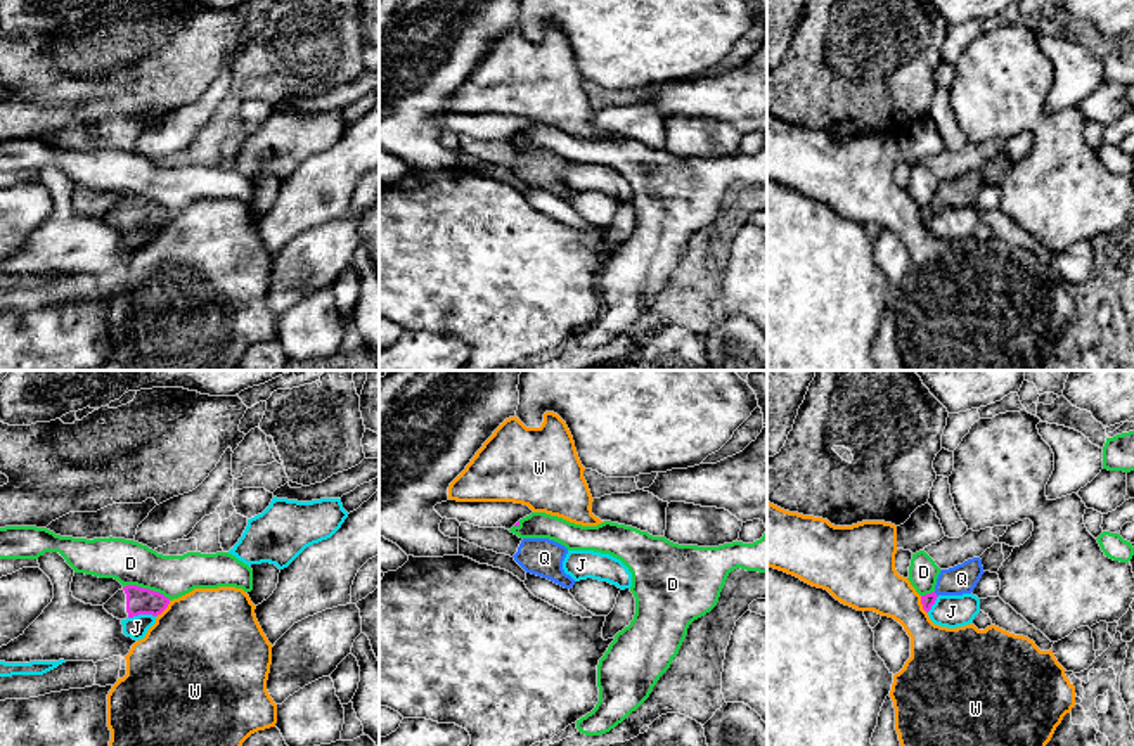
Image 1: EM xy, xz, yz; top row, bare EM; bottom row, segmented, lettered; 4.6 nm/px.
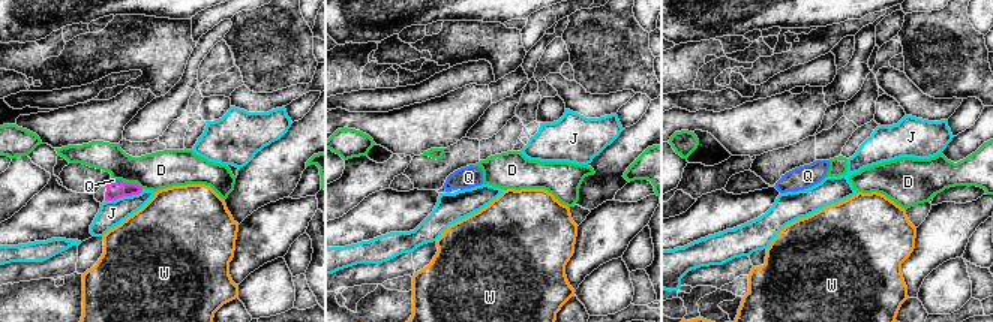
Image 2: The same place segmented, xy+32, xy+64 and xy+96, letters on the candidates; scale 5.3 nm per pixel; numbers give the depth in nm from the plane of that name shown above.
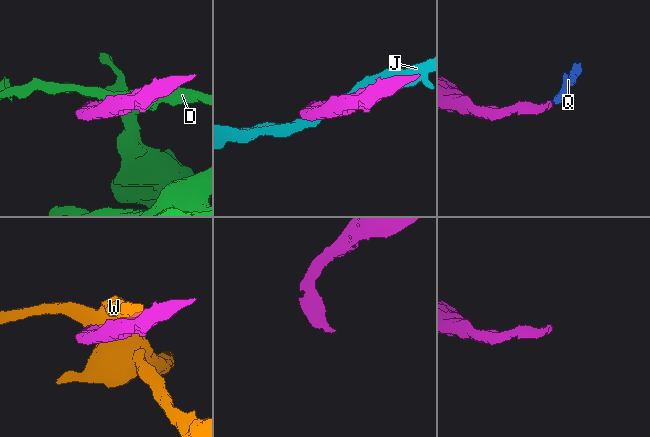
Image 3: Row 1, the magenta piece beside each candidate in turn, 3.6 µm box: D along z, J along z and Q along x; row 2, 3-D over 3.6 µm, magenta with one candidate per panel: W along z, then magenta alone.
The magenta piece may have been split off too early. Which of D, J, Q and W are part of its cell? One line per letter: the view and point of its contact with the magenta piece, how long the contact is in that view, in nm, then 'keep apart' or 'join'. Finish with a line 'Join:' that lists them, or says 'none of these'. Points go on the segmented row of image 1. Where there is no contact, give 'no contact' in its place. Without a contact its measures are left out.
D: xy (148, 589) | 240 nm | keep apart
J: xy (142, 613) | 140 nm | keep apart
Q: yz (935, 594) | 30 nm | join
W: yz (921, 603) | 90 nm | keep apart
Join: Q

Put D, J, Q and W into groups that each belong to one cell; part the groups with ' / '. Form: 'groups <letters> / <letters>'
groups D / J / Q / W

